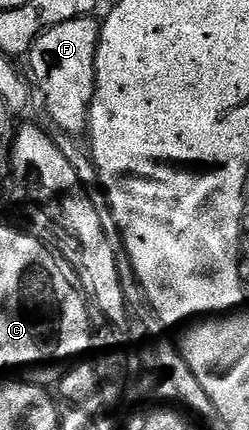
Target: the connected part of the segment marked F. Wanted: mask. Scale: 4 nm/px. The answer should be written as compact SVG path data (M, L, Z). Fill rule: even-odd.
M94 16L72 18L72 22L60 22L44 30L30 47L28 61L34 75L33 87L42 95L50 120L62 132L70 136L86 132L86 117L96 82L96 54L100 24ZM38 87L38 88L37 88Z

